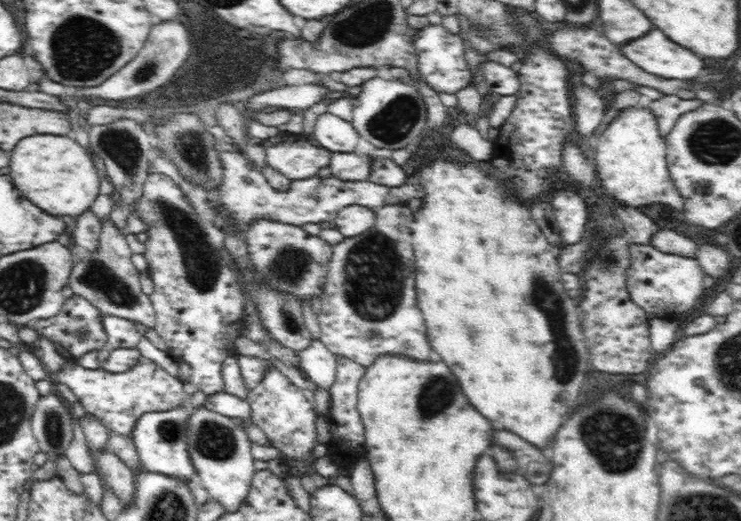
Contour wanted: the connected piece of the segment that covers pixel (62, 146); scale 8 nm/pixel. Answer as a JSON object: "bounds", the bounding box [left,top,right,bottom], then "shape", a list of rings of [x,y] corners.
{"bounds":[9,133,100,217],"shape":[[[52,133],[22,138],[10,152],[9,172],[14,186],[31,204],[52,216],[78,217],[100,195],[100,176],[90,153],[75,139]]]}

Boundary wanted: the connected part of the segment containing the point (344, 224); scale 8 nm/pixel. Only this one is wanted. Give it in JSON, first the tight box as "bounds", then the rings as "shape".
{"bounds":[334,205,375,238],"shape":[[[352,205],[342,208],[337,213],[334,219],[334,226],[345,238],[353,238],[368,230],[372,230],[375,218],[375,210]]]}

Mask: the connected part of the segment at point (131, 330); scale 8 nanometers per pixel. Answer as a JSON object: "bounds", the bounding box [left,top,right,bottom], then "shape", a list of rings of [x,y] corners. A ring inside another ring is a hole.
{"bounds":[102,316,141,349],"shape":[[[103,316],[102,326],[103,333],[106,336],[107,347],[111,349],[131,348],[138,346],[141,340],[141,334],[135,323],[125,318],[118,318],[116,316]]]}

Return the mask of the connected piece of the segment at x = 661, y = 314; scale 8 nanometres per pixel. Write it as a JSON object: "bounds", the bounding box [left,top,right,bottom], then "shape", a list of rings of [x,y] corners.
{"bounds":[626,243,705,318],"shape":[[[631,243],[630,256],[630,269],[626,271],[626,289],[628,289],[628,292],[630,293],[630,298],[632,298],[634,303],[640,306],[640,308],[643,308],[647,313],[655,314],[655,316],[658,316],[659,318],[665,318],[665,316],[668,314],[686,314],[686,312],[690,312],[690,310],[692,310],[692,308],[694,308],[694,306],[696,306],[698,302],[700,302],[700,298],[702,298],[702,294],[704,294],[704,285],[702,283],[702,280],[704,280],[705,272],[702,271],[702,268],[700,267],[700,264],[698,263],[697,259],[686,259],[686,256],[678,256],[673,252],[661,251],[660,249],[654,248],[651,244],[648,245],[635,243]]]}

